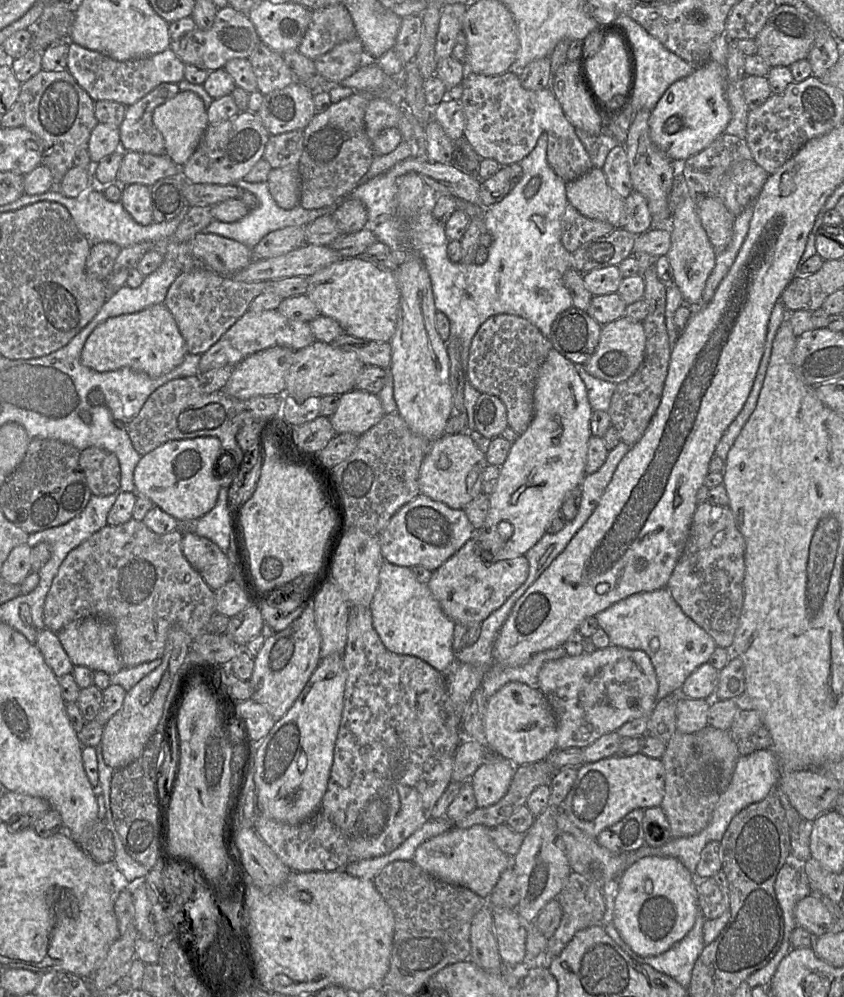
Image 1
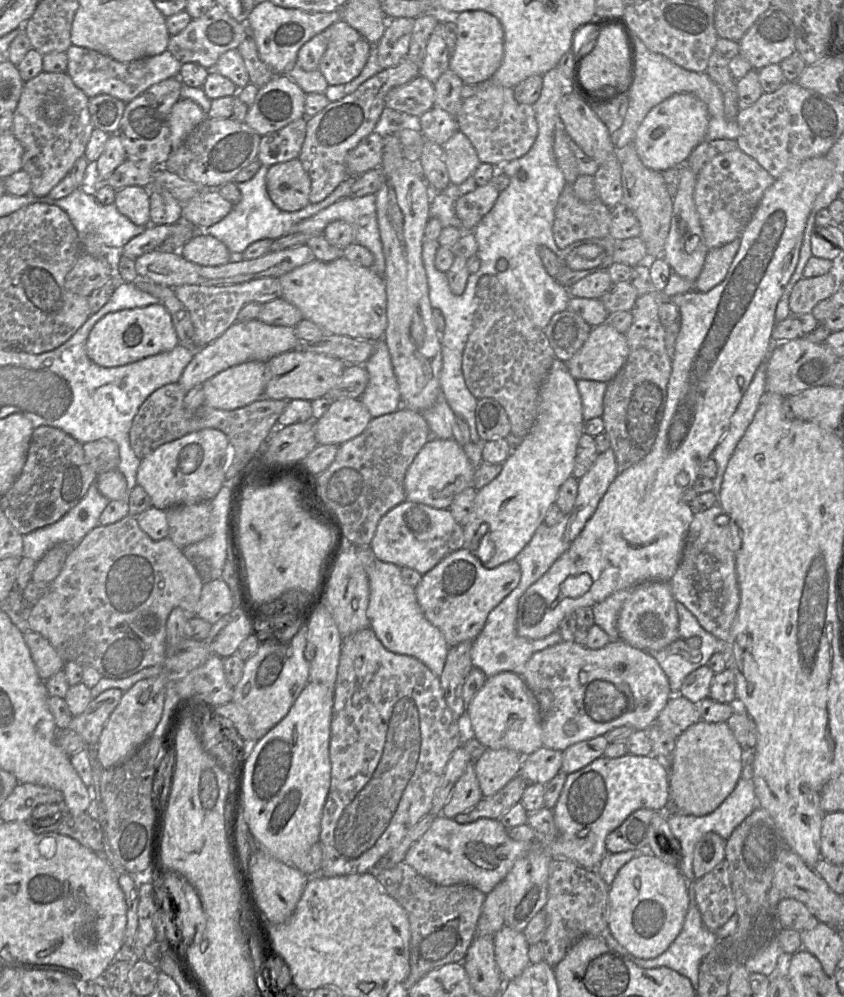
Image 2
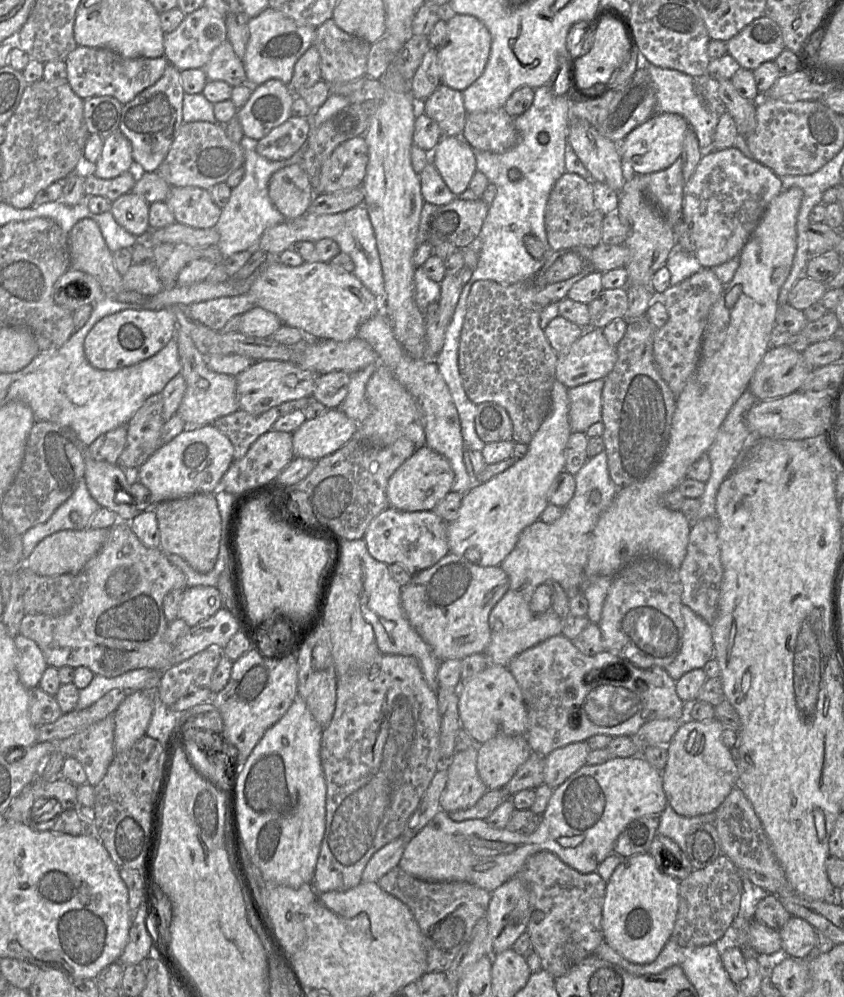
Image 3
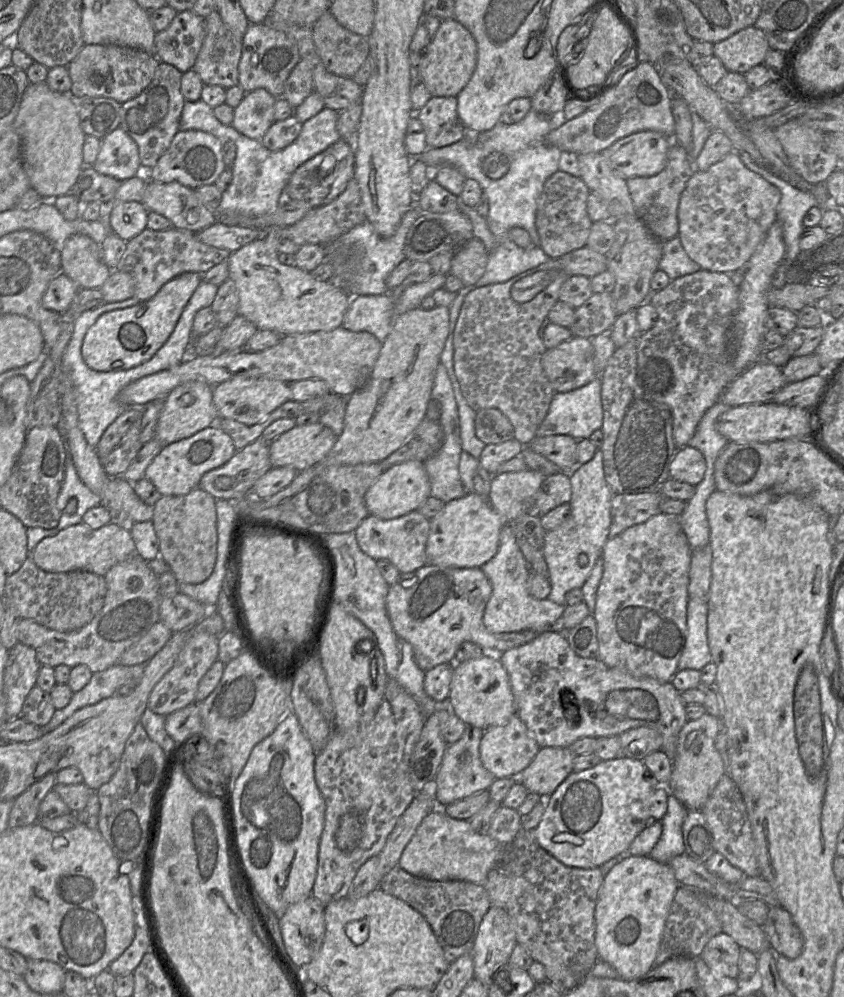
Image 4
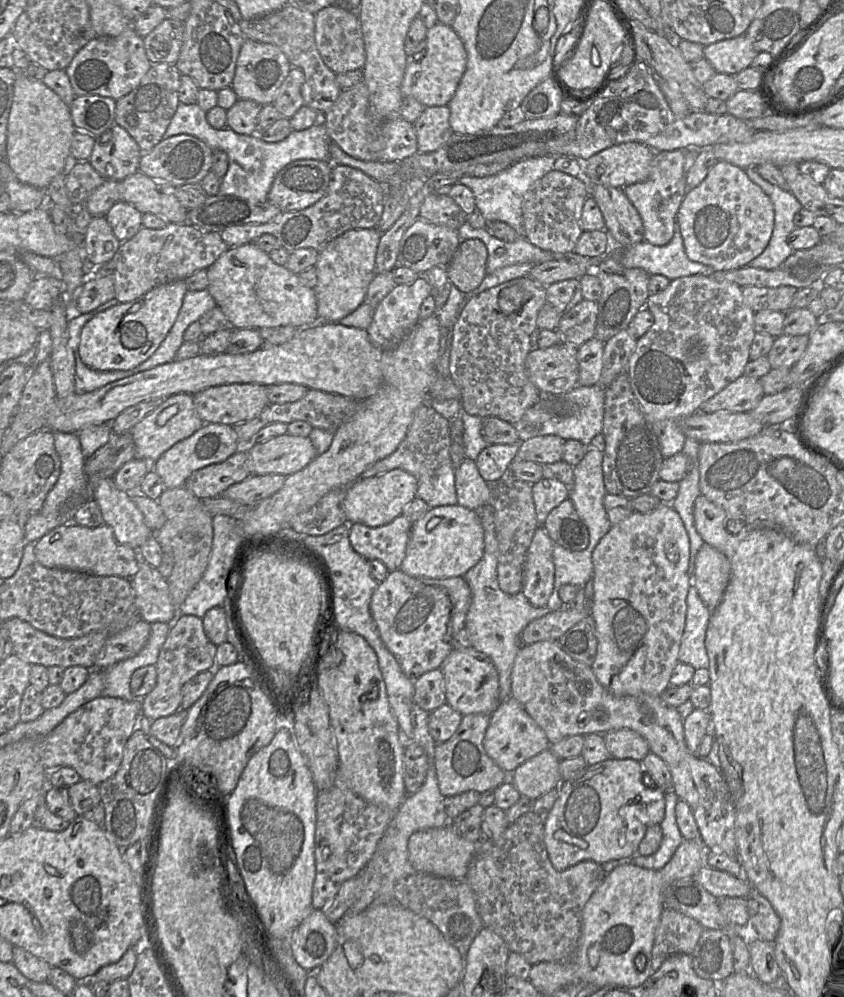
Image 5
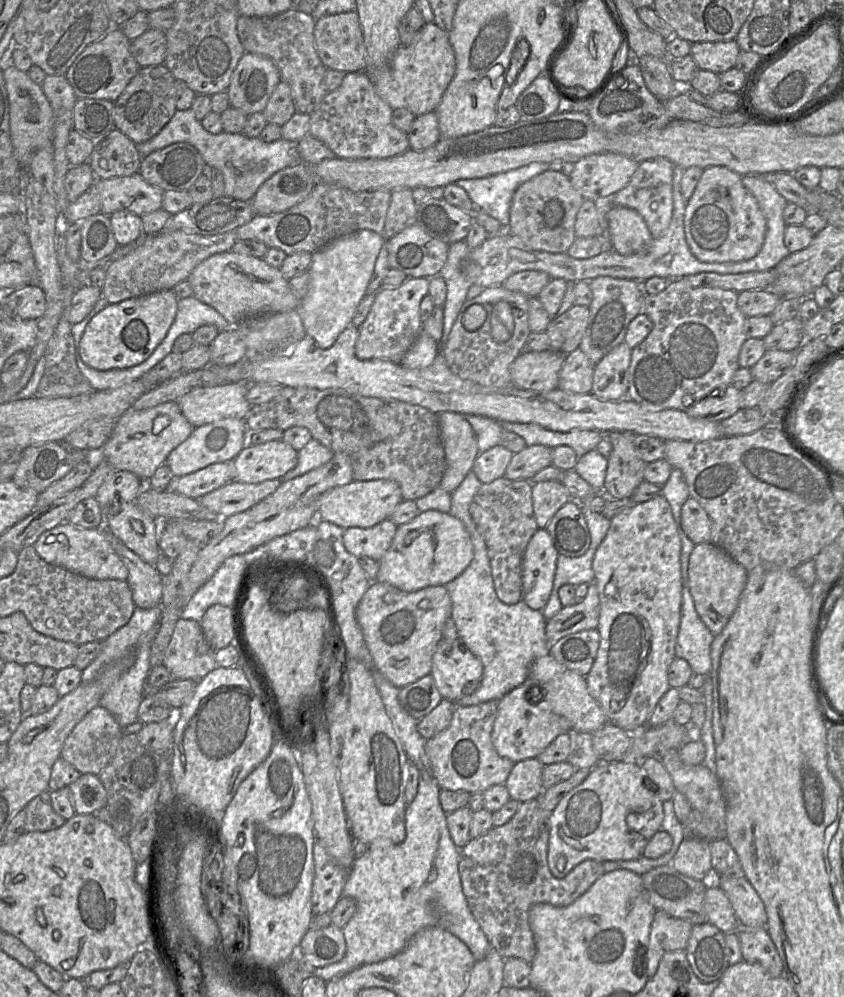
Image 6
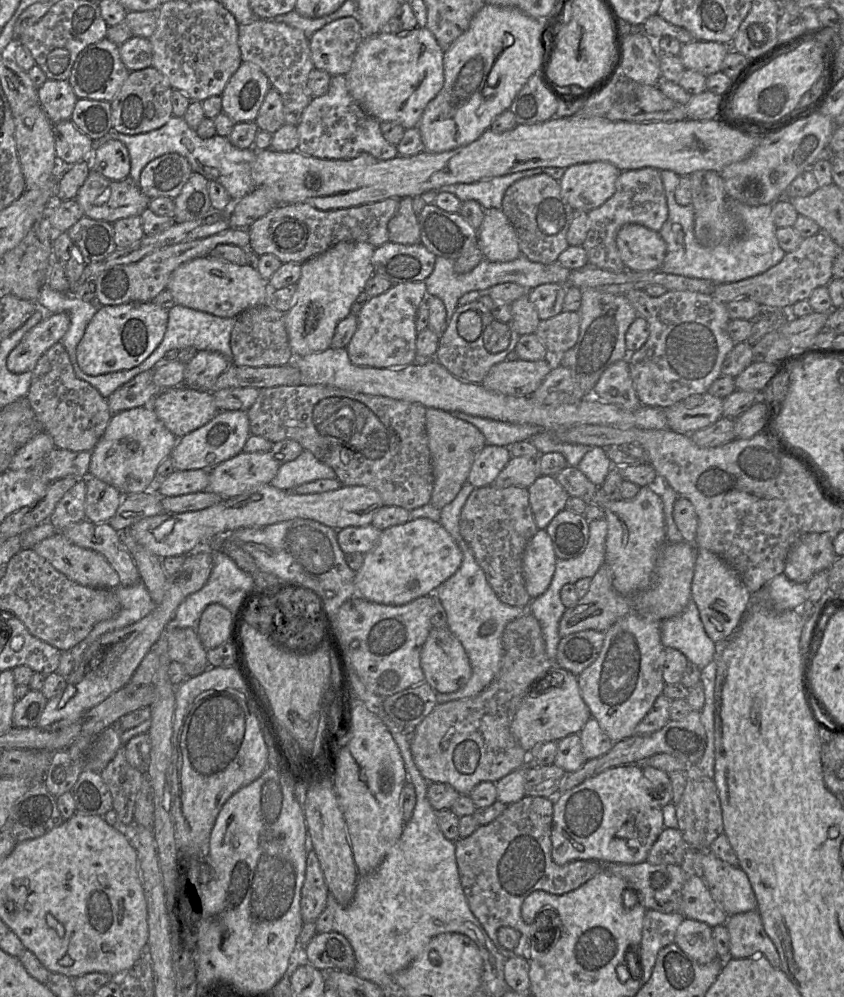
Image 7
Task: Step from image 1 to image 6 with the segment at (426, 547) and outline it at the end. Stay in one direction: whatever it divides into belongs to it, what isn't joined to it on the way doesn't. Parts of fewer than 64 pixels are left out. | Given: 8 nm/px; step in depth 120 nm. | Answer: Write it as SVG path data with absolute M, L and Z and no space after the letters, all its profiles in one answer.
M391 519L370 528L349 527L344 529L343 544L358 558L367 556L379 561L389 549L397 527Z

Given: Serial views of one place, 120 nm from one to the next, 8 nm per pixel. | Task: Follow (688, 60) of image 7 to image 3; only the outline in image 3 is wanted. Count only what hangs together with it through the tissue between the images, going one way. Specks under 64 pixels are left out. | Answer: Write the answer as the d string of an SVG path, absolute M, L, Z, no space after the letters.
M765 15L753 20L727 42L727 53L741 68L755 70L785 49L779 25Z

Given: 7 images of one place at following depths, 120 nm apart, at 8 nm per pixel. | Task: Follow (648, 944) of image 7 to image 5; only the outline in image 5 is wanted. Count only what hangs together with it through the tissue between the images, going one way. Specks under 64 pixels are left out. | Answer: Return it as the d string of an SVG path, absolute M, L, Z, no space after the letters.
M664 908L655 932L652 967L659 969L664 960L674 954L694 951L704 927L694 918L673 909Z

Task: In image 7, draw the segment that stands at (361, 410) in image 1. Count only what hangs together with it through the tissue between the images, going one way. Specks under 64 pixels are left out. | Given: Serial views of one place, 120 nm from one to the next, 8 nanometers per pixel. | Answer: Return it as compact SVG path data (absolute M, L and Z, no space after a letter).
M242 451L210 470L209 485L204 491L211 491L223 499L236 497L256 486L270 484L280 466L270 452L247 453Z

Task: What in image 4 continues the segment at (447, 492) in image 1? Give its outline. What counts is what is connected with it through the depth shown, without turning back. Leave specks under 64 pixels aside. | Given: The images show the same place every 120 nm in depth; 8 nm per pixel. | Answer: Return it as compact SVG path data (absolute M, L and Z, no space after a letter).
M407 461L384 471L365 494L365 505L369 515L383 520L404 516L417 510L429 497L431 485L424 462Z

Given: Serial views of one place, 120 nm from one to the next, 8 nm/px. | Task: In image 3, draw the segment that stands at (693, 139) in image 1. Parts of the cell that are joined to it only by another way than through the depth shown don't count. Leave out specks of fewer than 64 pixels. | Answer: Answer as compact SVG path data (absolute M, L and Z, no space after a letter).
M658 113L633 129L619 143L619 152L627 172L650 174L665 170L681 157L688 122L674 113Z

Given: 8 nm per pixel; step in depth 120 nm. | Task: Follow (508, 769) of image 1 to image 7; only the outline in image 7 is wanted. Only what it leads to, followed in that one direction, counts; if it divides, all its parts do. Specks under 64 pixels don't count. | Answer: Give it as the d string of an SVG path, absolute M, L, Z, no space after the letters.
M553 665L546 676L534 684L543 683L535 694L533 689L520 703L511 722L510 730L519 745L527 752L548 741L559 741L569 735L578 734L591 718L591 712L584 702L578 677L566 669Z

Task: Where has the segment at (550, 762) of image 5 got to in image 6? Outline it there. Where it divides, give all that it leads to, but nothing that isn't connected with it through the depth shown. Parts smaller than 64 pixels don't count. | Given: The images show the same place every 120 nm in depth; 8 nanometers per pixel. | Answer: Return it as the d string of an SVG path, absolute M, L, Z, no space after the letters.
M537 758L516 762L504 783L510 799L525 802L538 798L544 790L543 767L544 765Z

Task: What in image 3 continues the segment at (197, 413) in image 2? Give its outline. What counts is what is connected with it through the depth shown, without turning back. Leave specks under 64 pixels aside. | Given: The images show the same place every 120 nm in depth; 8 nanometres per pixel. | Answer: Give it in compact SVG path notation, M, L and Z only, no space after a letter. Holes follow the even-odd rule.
M162 394L146 399L126 424L126 445L117 464L122 468L139 468L161 445L161 431L165 424L162 416ZM300 398L272 407L254 416L243 410L216 419L212 425L226 435L233 445L233 461L245 456L250 446L270 431L275 421L296 410L304 410L312 398Z

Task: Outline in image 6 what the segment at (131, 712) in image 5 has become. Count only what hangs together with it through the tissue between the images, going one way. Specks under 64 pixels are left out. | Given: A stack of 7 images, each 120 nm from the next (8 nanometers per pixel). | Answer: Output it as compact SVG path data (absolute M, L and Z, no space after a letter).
M98 705L90 710L70 732L63 743L60 757L81 775L94 774L98 776L114 757L123 735L124 729L120 727L112 714Z

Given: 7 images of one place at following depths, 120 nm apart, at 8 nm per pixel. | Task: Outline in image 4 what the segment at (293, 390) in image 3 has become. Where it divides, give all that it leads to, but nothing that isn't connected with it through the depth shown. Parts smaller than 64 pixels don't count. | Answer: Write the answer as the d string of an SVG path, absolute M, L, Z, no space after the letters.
M234 377L212 386L212 399L219 418L229 418L246 425L255 425L283 403L291 400L291 390L289 384L279 380Z

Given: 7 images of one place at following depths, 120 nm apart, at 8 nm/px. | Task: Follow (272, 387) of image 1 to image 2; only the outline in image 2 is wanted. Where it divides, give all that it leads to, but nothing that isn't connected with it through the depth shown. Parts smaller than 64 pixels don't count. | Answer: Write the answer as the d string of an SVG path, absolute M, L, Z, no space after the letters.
M249 361L228 368L202 383L204 404L235 410L262 398L266 385L266 362Z

